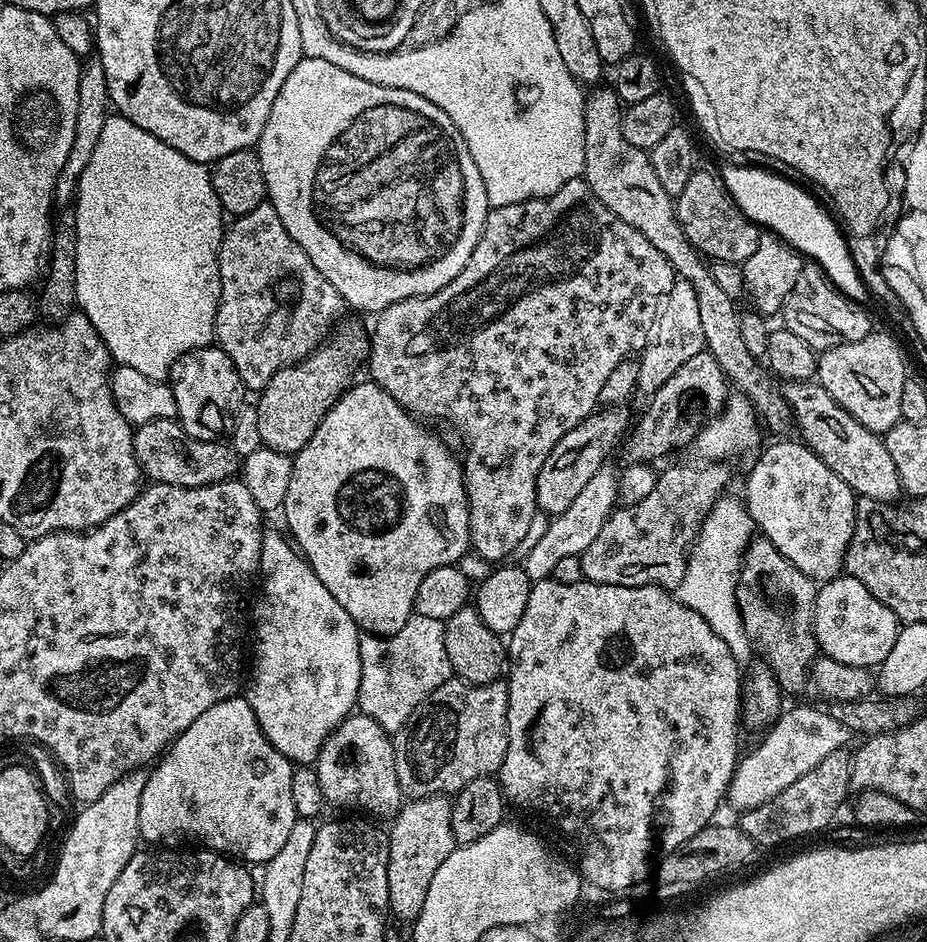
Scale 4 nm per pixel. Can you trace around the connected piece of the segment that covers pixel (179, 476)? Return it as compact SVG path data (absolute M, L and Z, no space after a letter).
M155 420L139 425L133 431L132 445L141 473L157 484L197 488L233 479L242 468L241 457L227 443L190 438L176 420Z

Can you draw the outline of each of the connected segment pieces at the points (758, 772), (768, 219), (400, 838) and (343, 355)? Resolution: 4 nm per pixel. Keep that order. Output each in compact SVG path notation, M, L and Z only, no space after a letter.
M800 704L797 708L785 707L779 720L763 736L764 741L753 750L752 756L745 755L737 763L736 772L728 787L727 807L729 804L736 808L737 813L749 812L754 810L754 806L762 806L762 802L770 802L770 798L782 794L786 786L798 782L802 774L814 770L822 758L845 747L850 739L848 728L838 722L828 710L811 708L808 704Z
M739 164L726 165L720 170L720 175L727 186L728 193L734 198L737 206L743 210L743 213L762 228L768 229L771 233L787 241L801 255L818 263L827 274L828 279L836 285L844 296L848 296L856 303L867 303L867 299L870 296L869 292L871 292L869 285L865 284L864 280L861 279L852 255L849 253L848 243L842 238L841 232L837 230L833 215L831 213L829 215L823 206L802 187L782 177L784 175L776 173L771 169Z
M444 794L409 799L391 824L388 832L388 906L393 917L414 922L422 914L426 890L430 890L430 881L438 874L438 866L442 866L458 846L452 829L452 800Z
M348 324L344 329L333 331L328 339L315 348L305 360L278 370L274 378L258 393L255 401L258 410L258 434L261 445L270 450L295 454L310 442L314 430L322 418L333 408L353 383L356 371L361 371L367 361L370 336L356 324Z

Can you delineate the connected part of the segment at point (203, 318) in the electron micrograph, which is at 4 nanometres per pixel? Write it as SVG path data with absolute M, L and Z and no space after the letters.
M109 115L98 144L82 171L80 181L76 184L74 209L77 216L77 276L76 303L79 311L94 326L100 340L108 347L117 365L134 366L146 374L146 378L167 381L172 374L172 367L182 354L193 352L199 348L209 347L216 335L216 311L220 301L220 243L226 227L226 213L218 202L218 194L214 194L211 171L205 165L186 158L186 154L178 154L174 146L166 146L154 134L146 134L142 126L134 126L125 116Z

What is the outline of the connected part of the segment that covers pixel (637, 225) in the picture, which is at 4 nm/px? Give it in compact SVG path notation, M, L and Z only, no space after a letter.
M593 87L587 93L584 102L586 162L584 163L582 179L590 186L592 193L600 199L602 206L606 206L618 218L622 218L622 222L626 222L626 226L634 226L634 230L638 230L644 238L649 239L657 247L658 252L666 258L666 262L670 262L670 266L676 271L679 279L691 282L698 298L698 312L702 317L702 334L704 335L706 351L716 359L718 366L722 366L722 370L728 375L729 381L734 386L736 384L737 388L735 389L747 396L748 401L751 402L756 410L759 423L767 431L769 428L772 432L780 432L776 434L787 433L784 431L787 428L791 429L794 424L792 410L789 408L783 391L778 387L777 381L773 378L769 369L763 363L758 362L750 354L749 350L746 350L745 339L742 338L740 333L741 313L739 311L736 312L737 301L731 300L726 296L725 285L723 283L719 284L712 277L711 270L707 268L709 265L706 263L705 257L697 252L695 246L686 238L686 234L676 217L674 198L670 194L666 194L666 190L662 190L662 182L658 182L658 174L654 174L651 155L645 149L638 146L630 146L630 142L626 142L626 134L622 134L622 122L620 121L622 101L619 100L611 87L604 87Z

